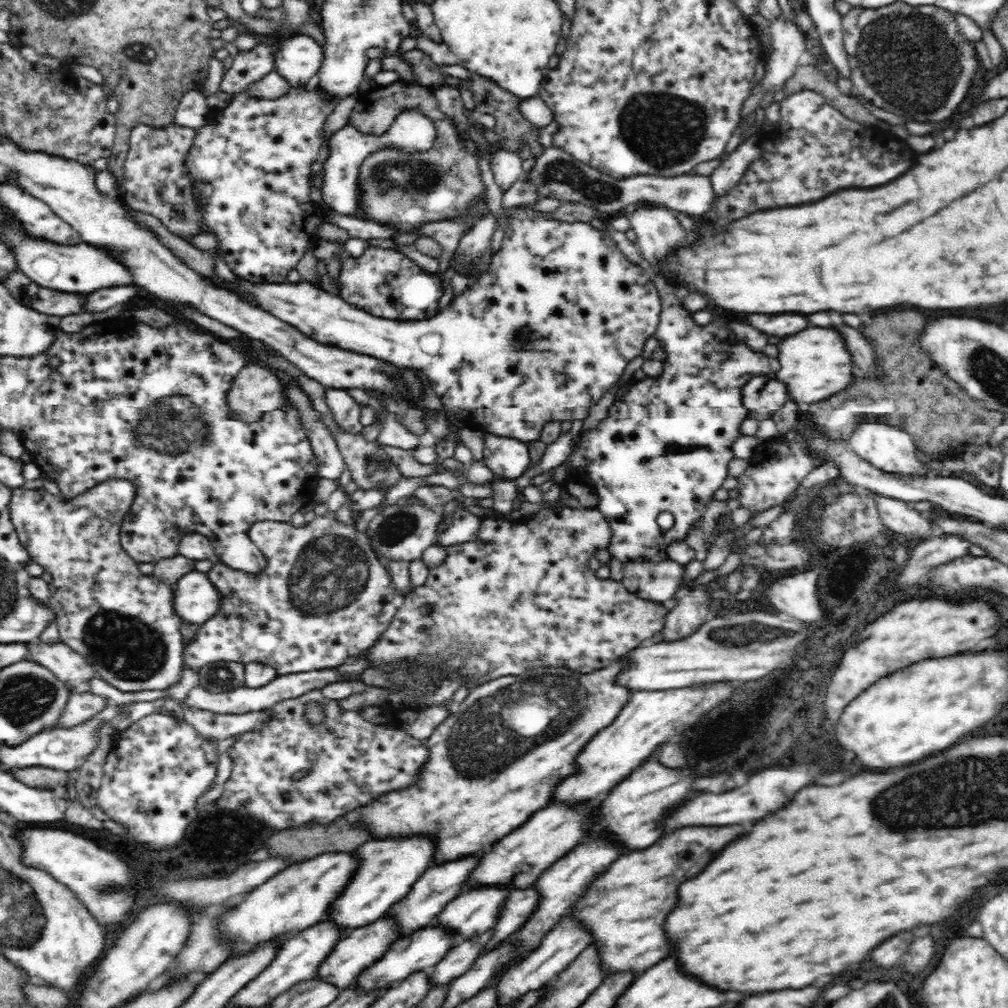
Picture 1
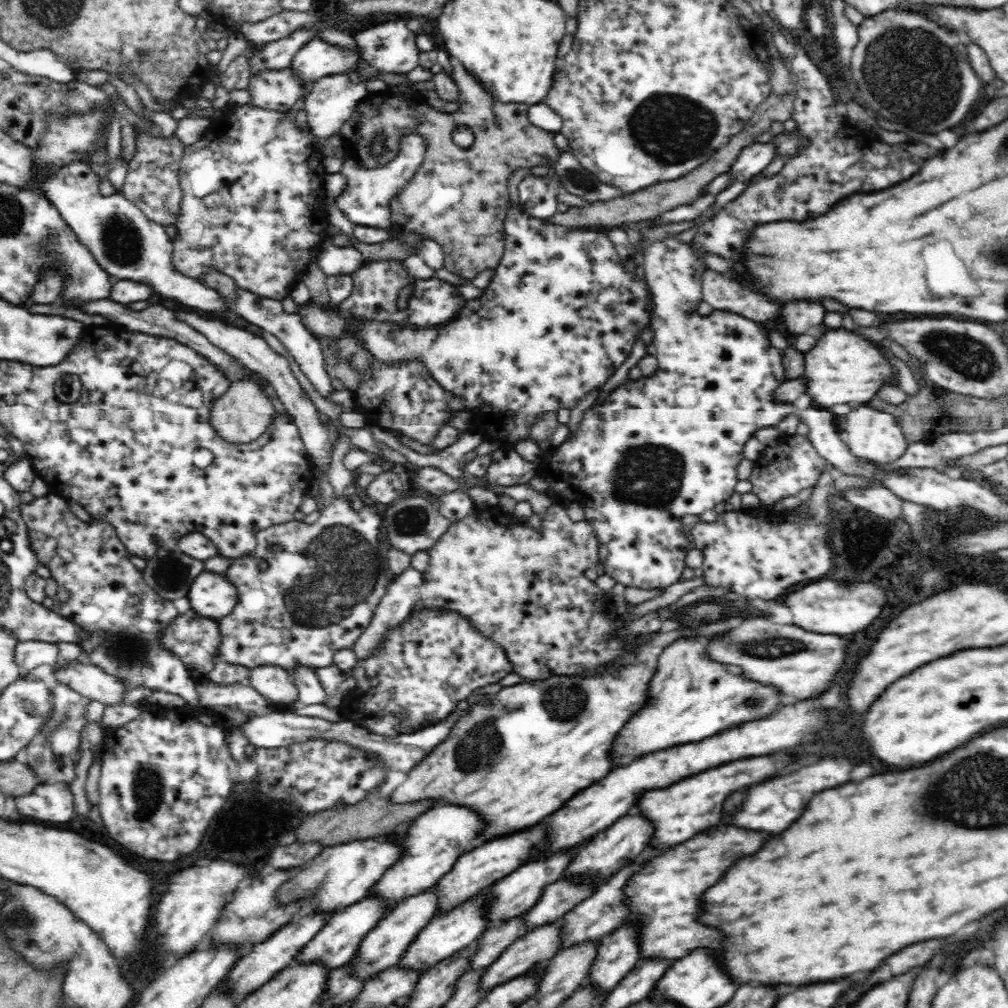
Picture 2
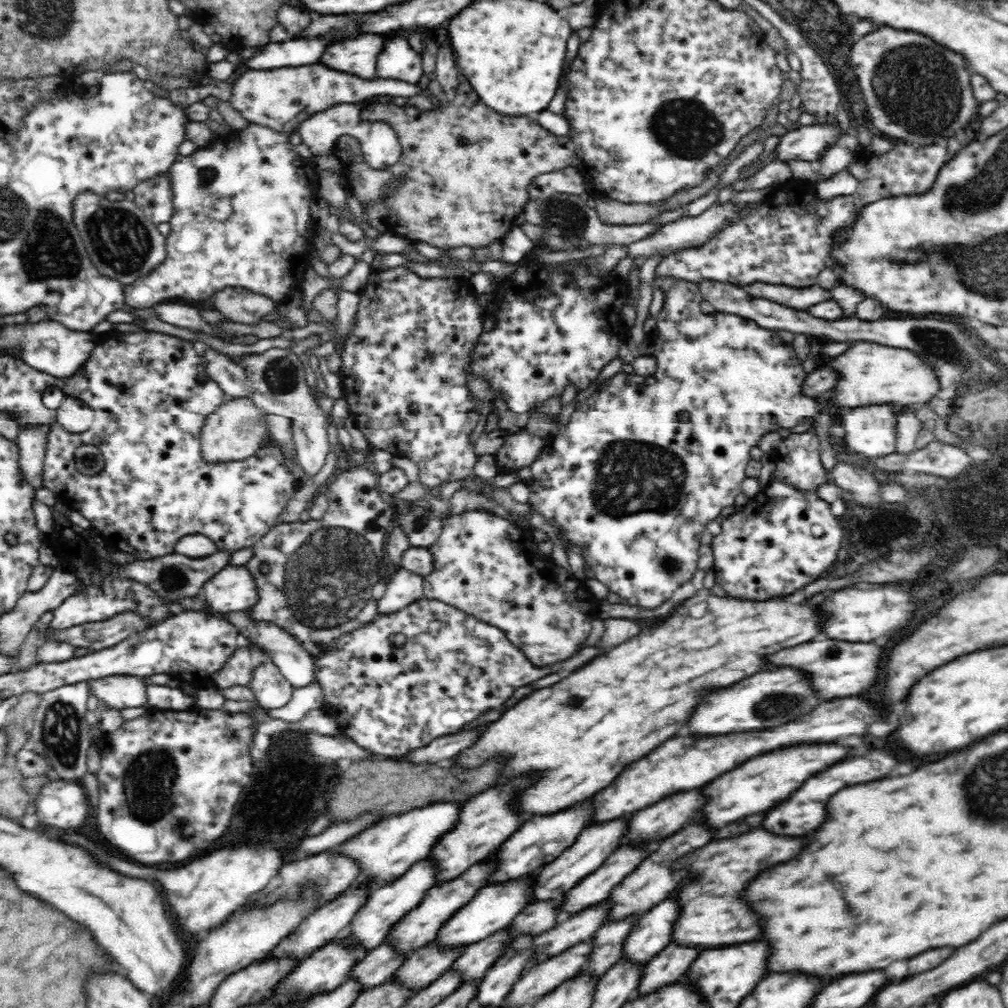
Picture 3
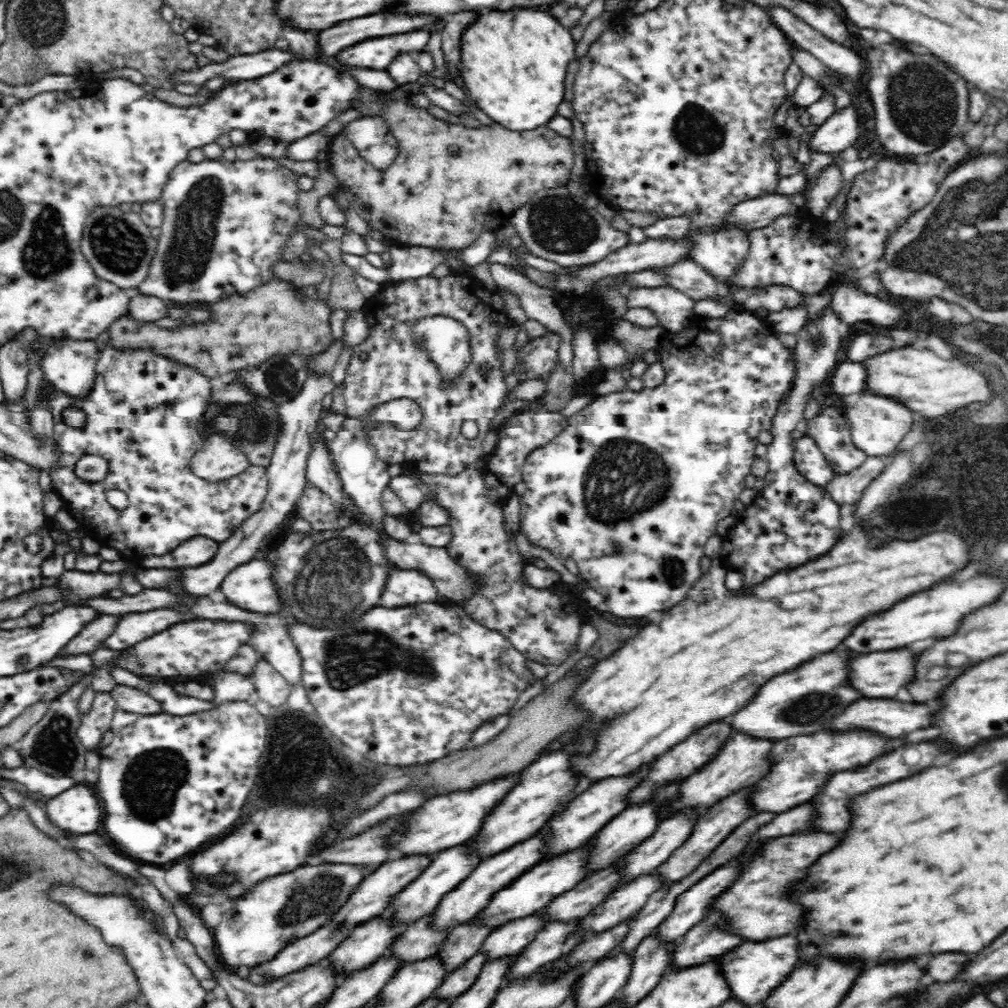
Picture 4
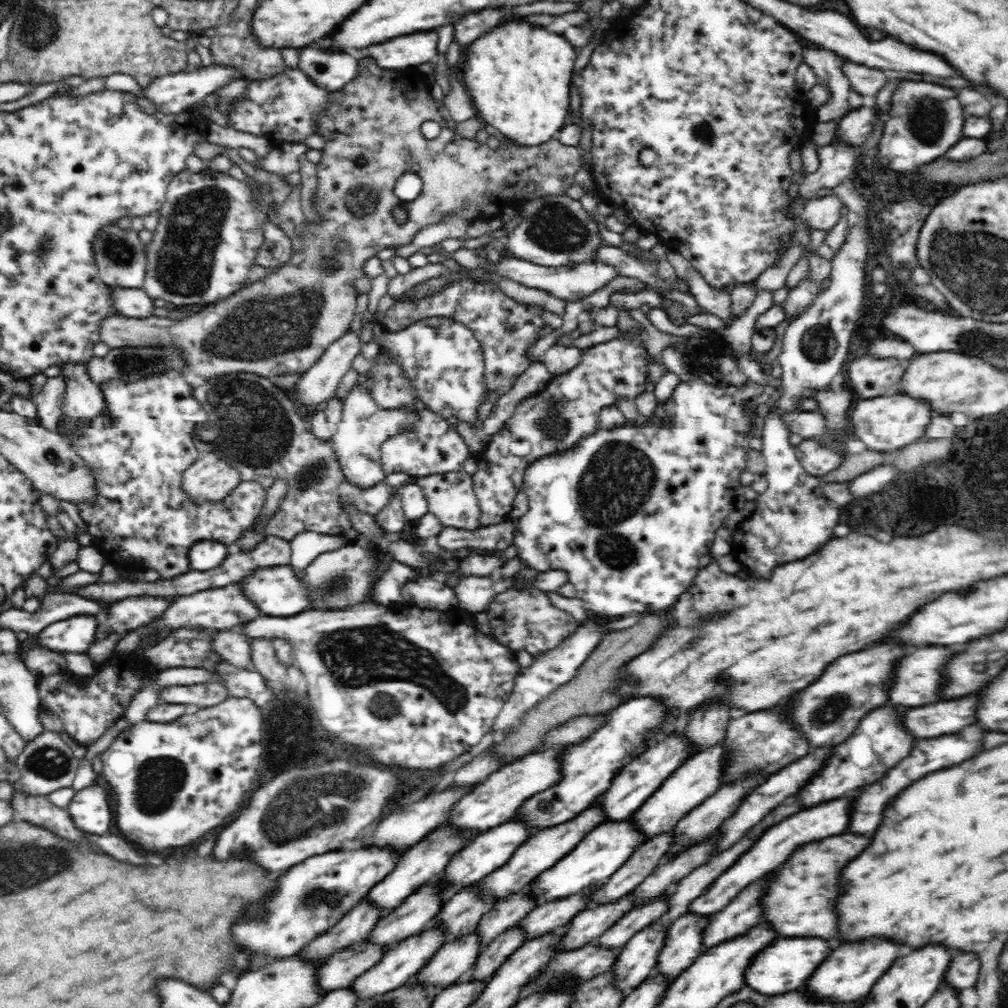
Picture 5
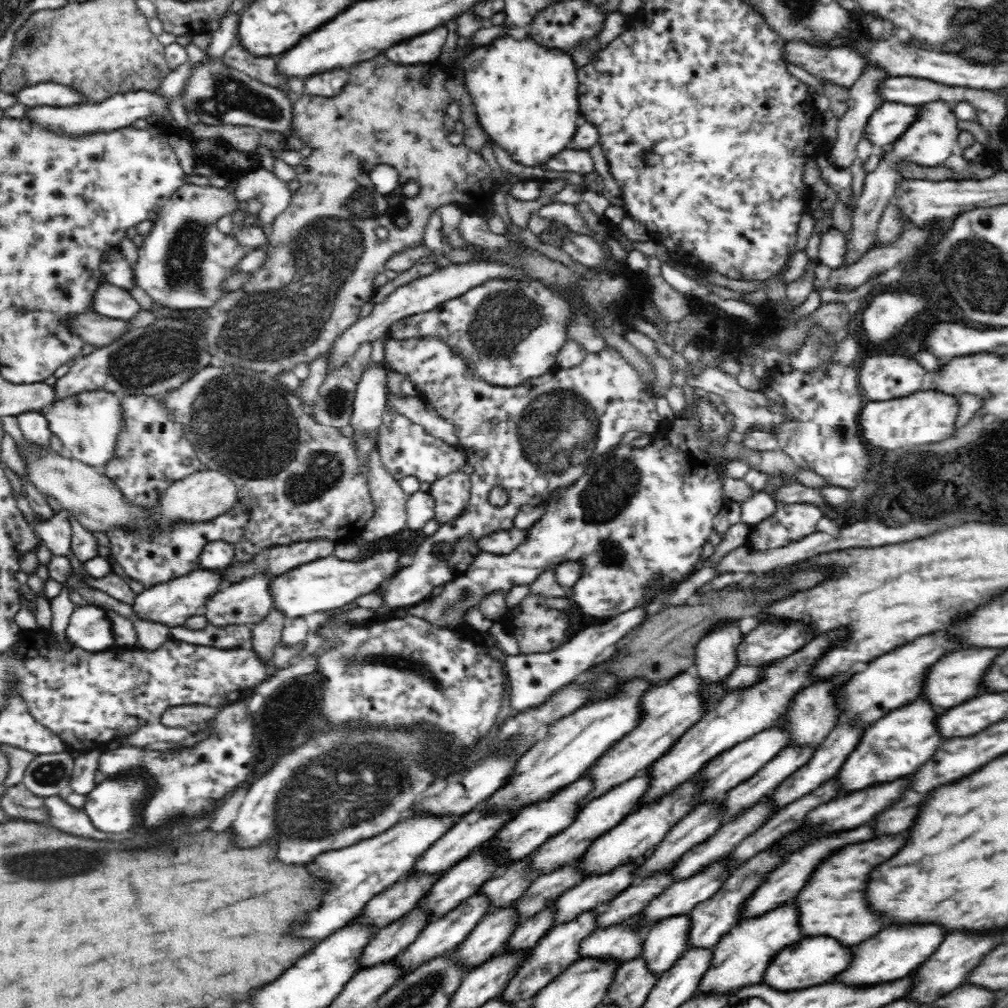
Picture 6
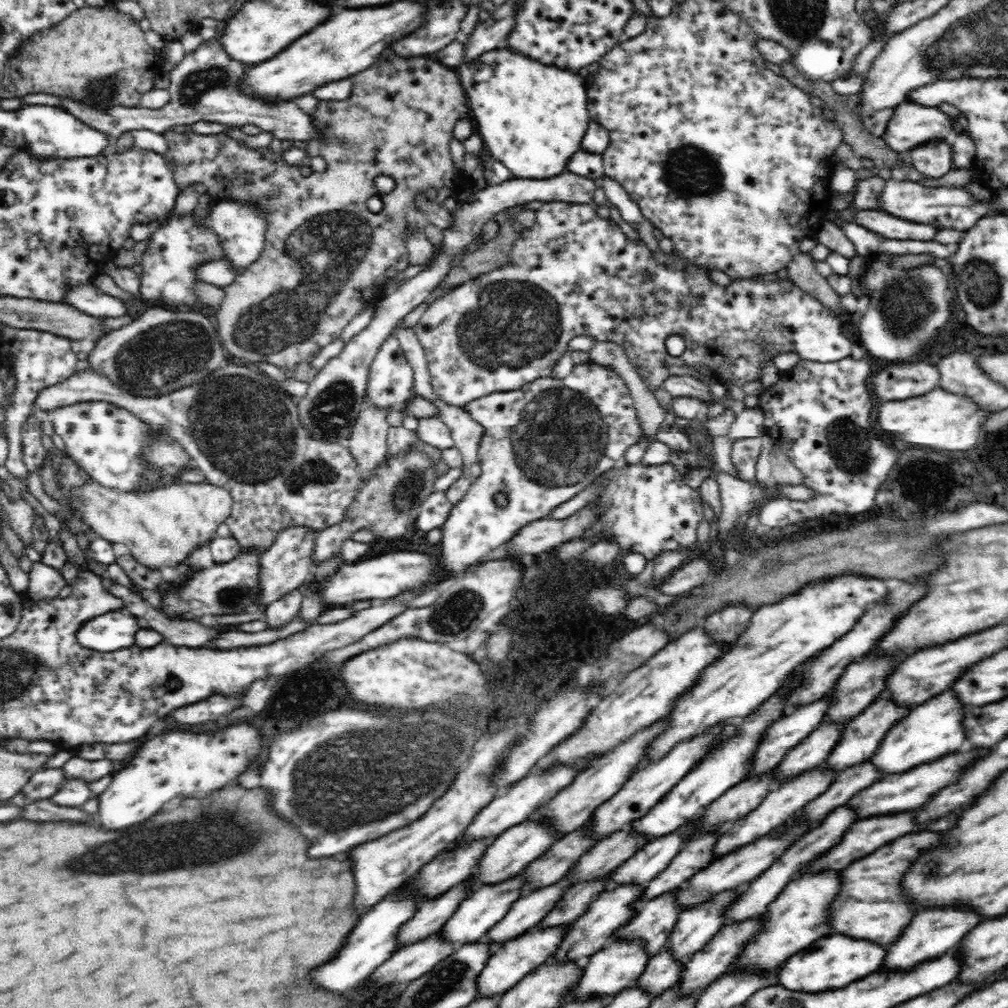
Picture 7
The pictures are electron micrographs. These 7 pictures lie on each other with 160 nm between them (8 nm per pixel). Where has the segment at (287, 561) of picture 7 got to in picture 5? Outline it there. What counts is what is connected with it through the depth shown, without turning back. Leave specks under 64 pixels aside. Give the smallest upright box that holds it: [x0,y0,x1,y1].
[115,583,266,653]

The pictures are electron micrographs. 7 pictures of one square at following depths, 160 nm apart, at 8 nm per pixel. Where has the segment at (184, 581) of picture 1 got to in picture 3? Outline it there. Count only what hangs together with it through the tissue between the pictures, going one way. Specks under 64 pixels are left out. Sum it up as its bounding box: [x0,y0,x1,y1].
[202,564,256,612]

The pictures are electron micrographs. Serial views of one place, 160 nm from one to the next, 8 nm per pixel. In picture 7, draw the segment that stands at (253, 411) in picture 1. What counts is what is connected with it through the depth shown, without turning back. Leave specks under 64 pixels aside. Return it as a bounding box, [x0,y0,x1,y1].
[80,481,233,570]

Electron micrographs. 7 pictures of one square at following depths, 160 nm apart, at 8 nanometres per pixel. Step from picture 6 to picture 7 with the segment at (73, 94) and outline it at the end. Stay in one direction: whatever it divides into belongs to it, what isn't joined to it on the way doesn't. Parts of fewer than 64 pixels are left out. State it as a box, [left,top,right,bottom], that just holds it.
[63,37,320,141]

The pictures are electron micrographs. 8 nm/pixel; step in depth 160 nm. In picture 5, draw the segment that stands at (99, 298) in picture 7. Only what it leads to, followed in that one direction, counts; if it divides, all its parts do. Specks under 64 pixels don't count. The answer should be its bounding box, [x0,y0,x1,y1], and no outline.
[112,287,154,318]

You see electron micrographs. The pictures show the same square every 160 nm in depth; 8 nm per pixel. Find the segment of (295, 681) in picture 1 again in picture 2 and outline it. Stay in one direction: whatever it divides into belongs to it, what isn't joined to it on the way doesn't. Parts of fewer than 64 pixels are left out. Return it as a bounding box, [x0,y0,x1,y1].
[196,680,271,717]

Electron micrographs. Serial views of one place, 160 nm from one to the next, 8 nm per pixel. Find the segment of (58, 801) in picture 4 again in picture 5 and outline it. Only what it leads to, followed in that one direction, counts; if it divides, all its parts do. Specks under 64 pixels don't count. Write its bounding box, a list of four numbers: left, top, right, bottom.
[67,783,113,834]

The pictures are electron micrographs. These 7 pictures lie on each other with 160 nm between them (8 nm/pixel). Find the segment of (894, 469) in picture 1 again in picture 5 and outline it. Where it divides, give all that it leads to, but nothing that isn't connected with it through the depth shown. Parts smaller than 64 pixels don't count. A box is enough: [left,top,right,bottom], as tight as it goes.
[850,394,932,453]

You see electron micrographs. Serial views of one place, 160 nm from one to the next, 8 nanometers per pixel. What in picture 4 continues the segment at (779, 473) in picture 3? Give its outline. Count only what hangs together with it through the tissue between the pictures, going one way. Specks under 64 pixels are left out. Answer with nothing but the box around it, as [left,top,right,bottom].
[792,434,836,487]

